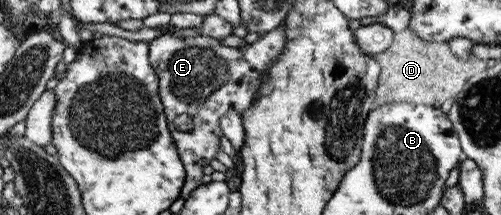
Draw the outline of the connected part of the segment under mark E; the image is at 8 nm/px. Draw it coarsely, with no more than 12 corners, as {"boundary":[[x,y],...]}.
{"boundary":[[283,22],[239,47],[150,42],[187,182],[216,160],[220,120],[255,106]]}

